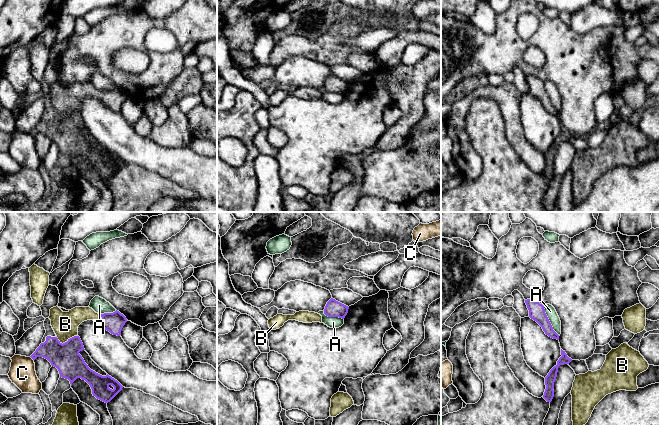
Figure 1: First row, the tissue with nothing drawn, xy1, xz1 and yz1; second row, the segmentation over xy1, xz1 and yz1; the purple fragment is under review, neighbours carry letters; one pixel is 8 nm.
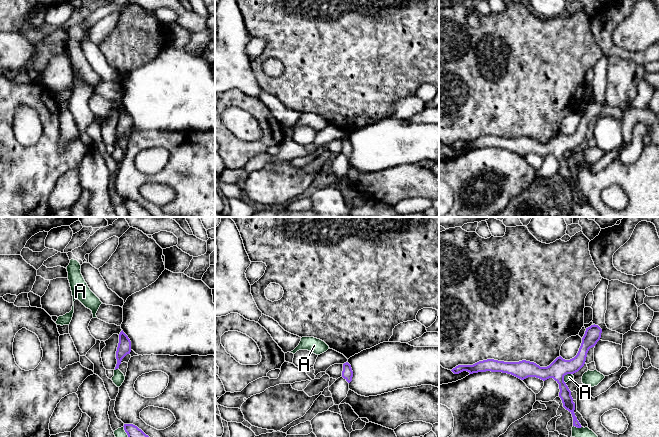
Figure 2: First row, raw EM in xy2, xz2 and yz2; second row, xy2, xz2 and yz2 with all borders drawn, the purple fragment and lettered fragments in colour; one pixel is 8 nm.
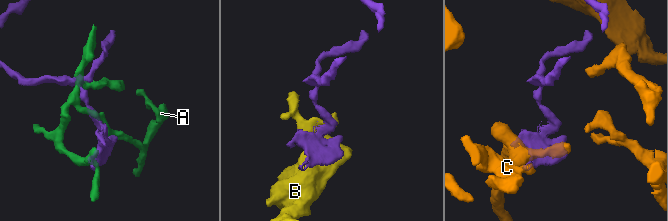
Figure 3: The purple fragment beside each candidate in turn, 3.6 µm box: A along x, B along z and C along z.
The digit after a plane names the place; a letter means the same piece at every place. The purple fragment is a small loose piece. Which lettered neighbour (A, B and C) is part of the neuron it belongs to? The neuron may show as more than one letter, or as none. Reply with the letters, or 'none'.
B

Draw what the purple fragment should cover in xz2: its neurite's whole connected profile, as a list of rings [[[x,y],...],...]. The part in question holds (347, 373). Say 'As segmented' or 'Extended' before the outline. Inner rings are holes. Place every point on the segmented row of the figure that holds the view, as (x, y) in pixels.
As segmented. [[[346,362],[346,363],[343,364],[342,377],[348,383],[350,383],[352,381],[353,371],[352,371],[351,365],[348,362]]]

